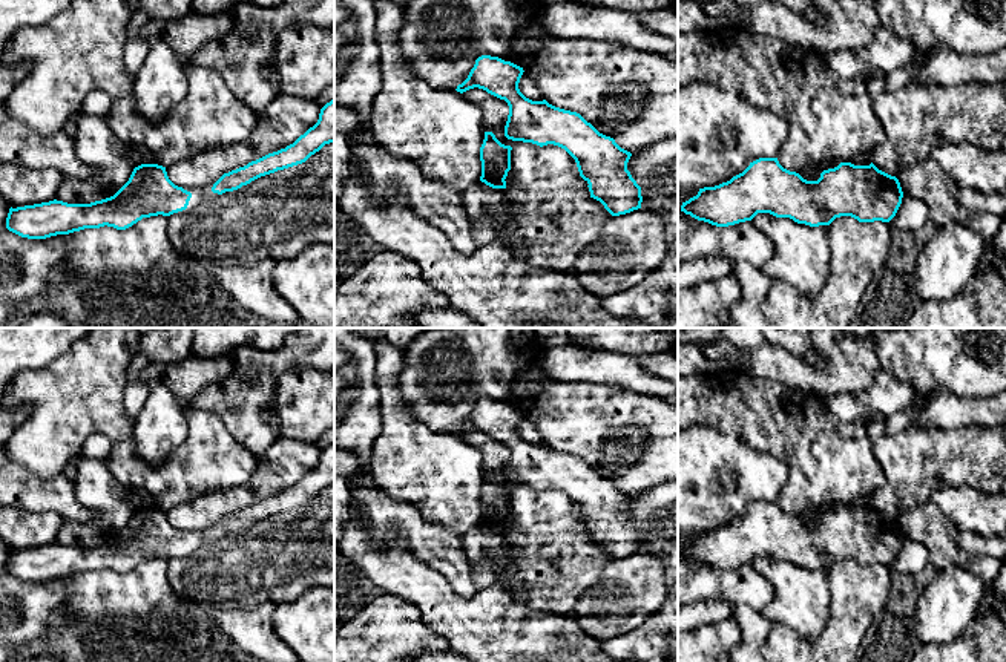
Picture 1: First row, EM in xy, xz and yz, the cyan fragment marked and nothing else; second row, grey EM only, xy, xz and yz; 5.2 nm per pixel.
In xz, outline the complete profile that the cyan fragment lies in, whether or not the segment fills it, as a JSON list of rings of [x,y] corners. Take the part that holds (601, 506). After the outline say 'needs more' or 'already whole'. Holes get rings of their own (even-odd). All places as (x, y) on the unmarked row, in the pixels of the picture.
[[[482,398],[455,434],[463,437],[478,431],[505,443],[509,449],[505,480],[564,492],[589,527],[590,541],[600,544],[612,559],[641,552],[641,530],[627,513],[632,496],[600,477],[580,457],[555,451],[546,443],[526,441],[518,432],[523,415],[523,411],[511,405]]]; already whole

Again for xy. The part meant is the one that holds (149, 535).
[[[141,507],[133,512],[129,524],[110,541],[90,547],[67,547],[63,544],[49,544],[34,549],[9,552],[6,572],[21,581],[46,582],[57,578],[69,578],[84,572],[113,570],[126,573],[150,559],[170,559],[187,552],[192,536],[175,529],[158,507]]]; already whole

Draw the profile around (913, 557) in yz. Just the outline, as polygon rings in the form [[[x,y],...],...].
[[[903,536],[902,547],[888,567],[903,576],[916,576],[923,572],[928,562],[928,549],[922,542]]]

